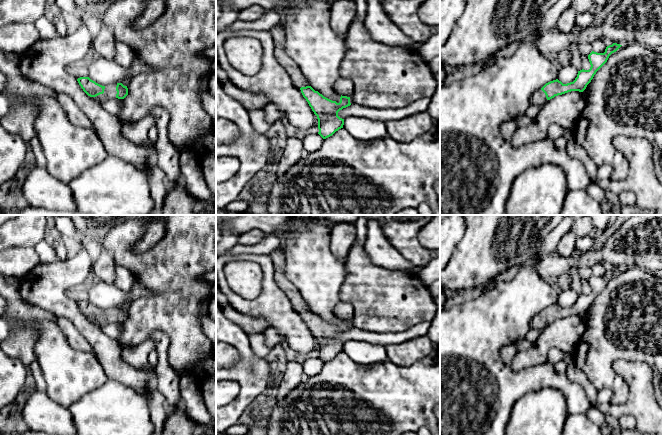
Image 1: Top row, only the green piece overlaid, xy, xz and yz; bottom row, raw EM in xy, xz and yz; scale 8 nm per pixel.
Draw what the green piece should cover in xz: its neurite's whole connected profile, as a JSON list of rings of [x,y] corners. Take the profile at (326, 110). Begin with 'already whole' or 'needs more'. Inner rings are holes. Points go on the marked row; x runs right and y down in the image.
needs more | [[[276,25],[270,29],[275,44],[275,56],[278,62],[287,71],[290,78],[300,88],[303,97],[308,102],[318,119],[318,134],[326,139],[336,131],[343,128],[344,119],[338,116],[338,112],[351,105],[350,97],[338,93],[332,101],[318,91],[315,91],[307,82],[301,71],[301,67],[291,59],[284,50],[285,35],[282,26]]]

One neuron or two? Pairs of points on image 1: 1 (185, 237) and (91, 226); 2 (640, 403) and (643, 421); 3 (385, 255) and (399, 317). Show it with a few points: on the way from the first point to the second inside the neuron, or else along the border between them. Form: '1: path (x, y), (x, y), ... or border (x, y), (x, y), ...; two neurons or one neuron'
1: border (117, 225), (102, 239); two neurons
2: path (643, 407), (643, 417); one neuron
3: border (368, 255), (379, 266), (402, 271); two neurons

